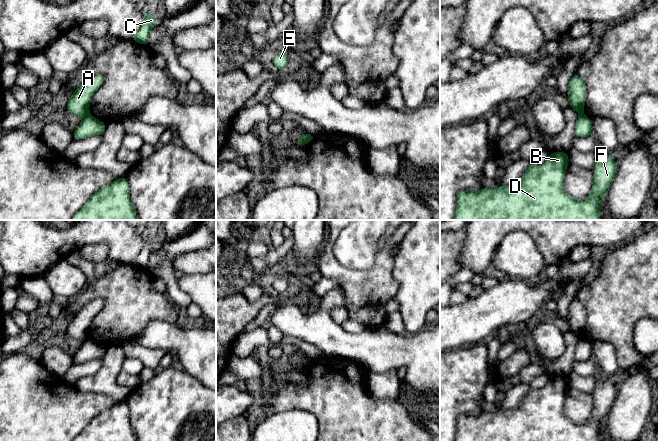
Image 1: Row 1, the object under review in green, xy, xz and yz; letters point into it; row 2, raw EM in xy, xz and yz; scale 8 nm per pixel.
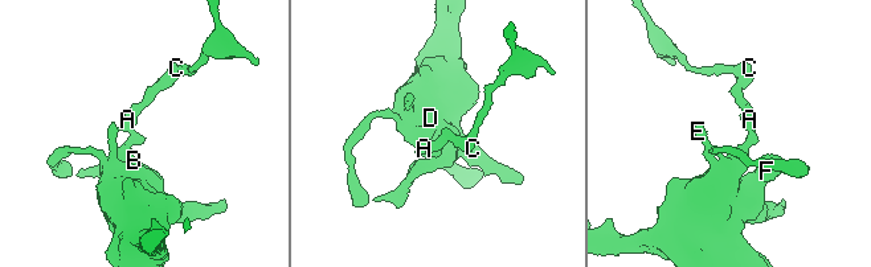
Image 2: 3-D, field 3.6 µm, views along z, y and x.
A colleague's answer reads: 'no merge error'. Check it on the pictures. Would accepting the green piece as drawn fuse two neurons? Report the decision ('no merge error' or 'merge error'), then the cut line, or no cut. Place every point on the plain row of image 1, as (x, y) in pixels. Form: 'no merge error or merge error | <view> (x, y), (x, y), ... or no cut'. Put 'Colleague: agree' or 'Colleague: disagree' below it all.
merge error | xy (88, 337), (83, 342)
Colleague: disagree

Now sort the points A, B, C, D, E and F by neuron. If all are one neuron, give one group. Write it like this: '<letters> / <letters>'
A C / B D E F

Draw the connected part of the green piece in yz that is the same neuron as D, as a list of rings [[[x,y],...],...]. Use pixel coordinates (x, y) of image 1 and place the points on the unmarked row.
[[[553,376],[543,389],[530,388],[515,409],[483,412],[477,416],[461,415],[454,441],[600,441],[601,426],[616,400],[618,387],[610,378],[597,380],[593,411],[584,425],[571,422],[564,414],[563,404],[568,388],[566,376]]]

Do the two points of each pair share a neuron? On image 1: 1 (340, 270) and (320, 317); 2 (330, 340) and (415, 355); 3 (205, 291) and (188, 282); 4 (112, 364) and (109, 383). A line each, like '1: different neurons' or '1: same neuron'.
1: different neurons
2: same neuron
3: same neuron
4: same neuron

